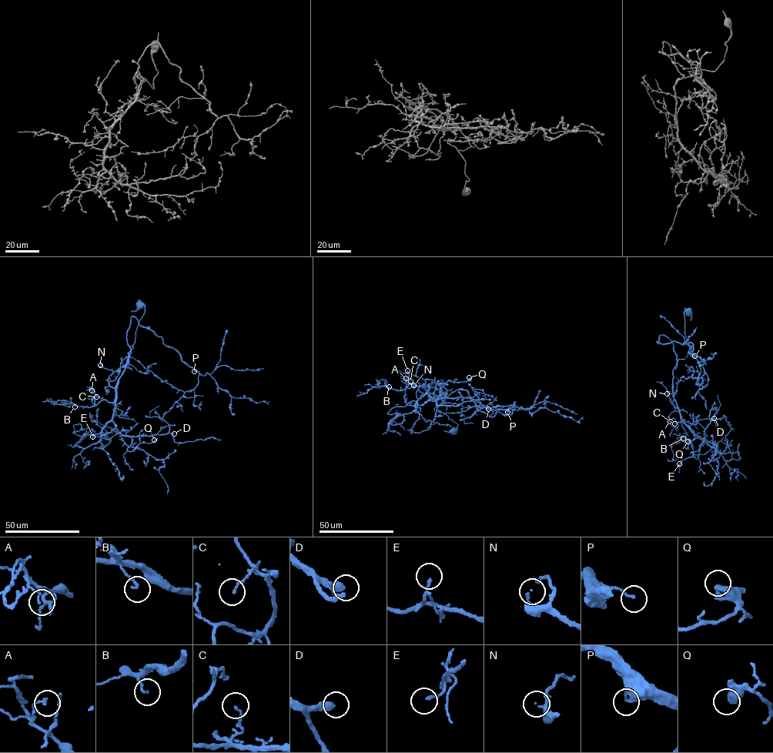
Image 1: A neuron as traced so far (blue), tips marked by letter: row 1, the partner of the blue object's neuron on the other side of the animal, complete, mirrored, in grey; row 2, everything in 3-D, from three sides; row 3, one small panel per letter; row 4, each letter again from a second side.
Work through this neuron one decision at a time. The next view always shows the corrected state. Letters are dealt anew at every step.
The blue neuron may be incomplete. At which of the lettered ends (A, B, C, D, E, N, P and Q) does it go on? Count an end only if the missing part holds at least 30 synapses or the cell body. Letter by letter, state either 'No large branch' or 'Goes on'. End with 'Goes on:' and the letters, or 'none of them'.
A: No large branch
B: No large branch
C: No large branch
D: Goes on
E: No large branch
N: Goes on
P: No large branch
Q: No large branch
Goes on: D, N

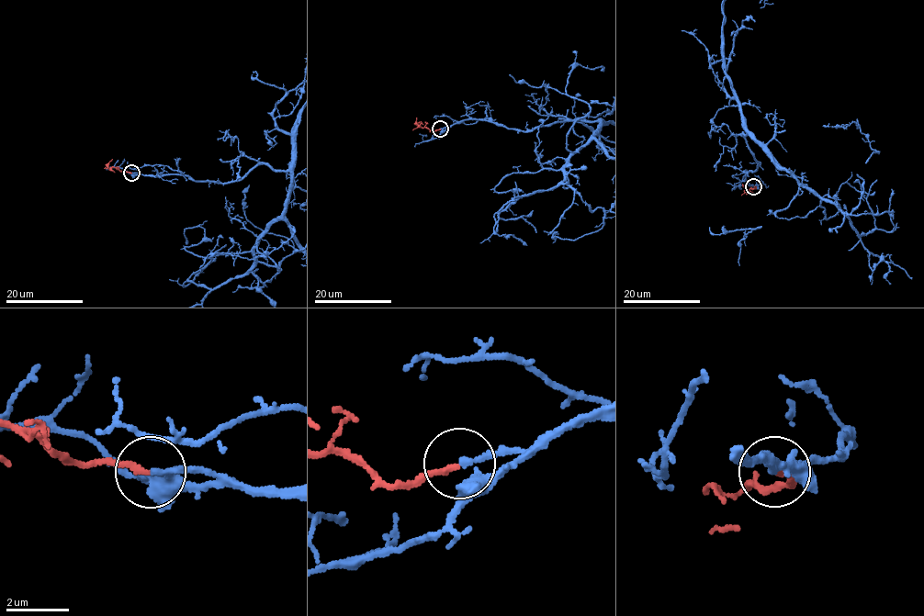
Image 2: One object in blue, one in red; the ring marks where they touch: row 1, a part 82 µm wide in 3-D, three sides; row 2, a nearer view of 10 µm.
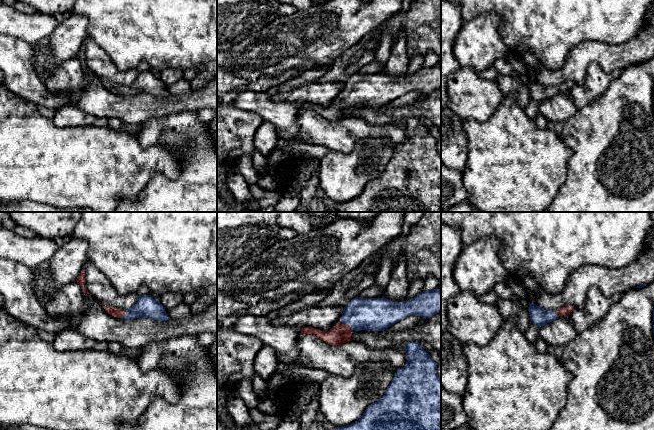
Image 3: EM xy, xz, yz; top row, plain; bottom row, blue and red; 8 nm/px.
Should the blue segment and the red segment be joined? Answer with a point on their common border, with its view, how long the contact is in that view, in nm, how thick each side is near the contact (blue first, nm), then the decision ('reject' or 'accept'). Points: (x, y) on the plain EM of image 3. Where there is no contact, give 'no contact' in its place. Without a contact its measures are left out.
contact xz (347, 100); length 130 nm; calibres 280 and 160 nm; accept

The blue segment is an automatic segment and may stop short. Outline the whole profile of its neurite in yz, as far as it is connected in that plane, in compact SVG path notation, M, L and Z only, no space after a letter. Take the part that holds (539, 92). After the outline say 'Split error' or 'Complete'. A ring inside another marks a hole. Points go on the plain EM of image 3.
M529 78L530 95L531 98L535 100L537 103L541 103L547 99L552 98L558 92L570 91L573 85L574 85L573 82L566 82L559 84L557 86L545 86L535 81L534 79Z. Split error

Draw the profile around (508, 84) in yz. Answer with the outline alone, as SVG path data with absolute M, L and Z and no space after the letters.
M500 74L495 79L495 82L498 84L504 96L514 95L522 109L524 109L532 99L527 74L517 77Z

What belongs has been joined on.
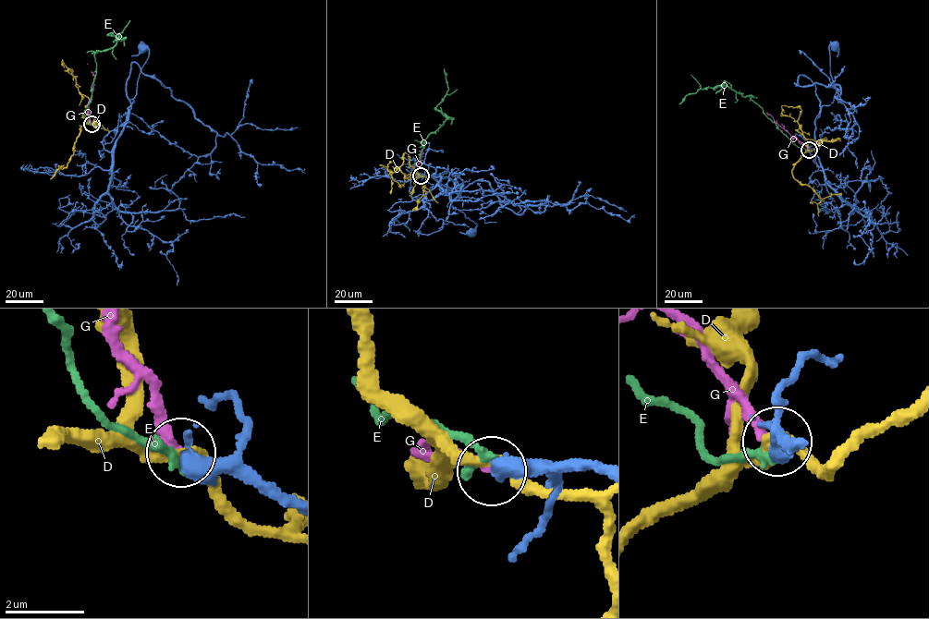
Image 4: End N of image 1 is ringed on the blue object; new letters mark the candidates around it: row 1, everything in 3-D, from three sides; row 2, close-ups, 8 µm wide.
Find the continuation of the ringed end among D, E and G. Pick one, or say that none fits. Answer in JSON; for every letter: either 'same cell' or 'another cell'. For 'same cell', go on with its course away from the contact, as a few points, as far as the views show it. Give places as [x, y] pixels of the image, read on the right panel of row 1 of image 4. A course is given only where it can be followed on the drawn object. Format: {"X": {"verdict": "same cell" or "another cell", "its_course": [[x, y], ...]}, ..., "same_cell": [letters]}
{"D": {"verdict": "another cell"}, "E": {"verdict": "another cell"}, "G": {"verdict": "same cell", "its_course": [[809, 150], [762, 107]]}, "same_cell": ["G"]}

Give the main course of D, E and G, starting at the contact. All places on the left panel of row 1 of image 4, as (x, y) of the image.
D: (92, 125), (87, 114), (89, 98), (81, 94), (71, 69), (62, 60), (64, 67)
E: (91, 125), (83, 115), (91, 101), (94, 54), (113, 47), (119, 40), (109, 33), (120, 35), (116, 41)
G: (91, 124), (88, 103), (94, 76), (88, 63)

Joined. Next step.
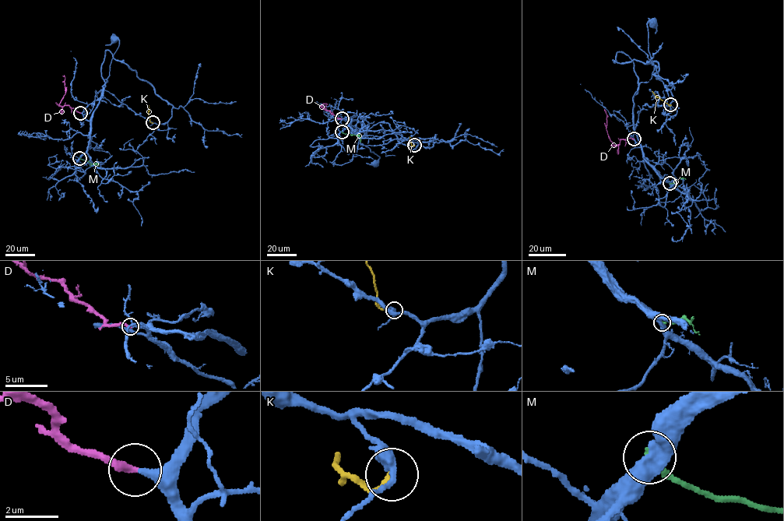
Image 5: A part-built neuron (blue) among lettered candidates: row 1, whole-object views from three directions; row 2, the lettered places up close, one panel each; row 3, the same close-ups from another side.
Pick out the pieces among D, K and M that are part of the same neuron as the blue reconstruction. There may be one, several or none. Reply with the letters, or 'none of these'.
D

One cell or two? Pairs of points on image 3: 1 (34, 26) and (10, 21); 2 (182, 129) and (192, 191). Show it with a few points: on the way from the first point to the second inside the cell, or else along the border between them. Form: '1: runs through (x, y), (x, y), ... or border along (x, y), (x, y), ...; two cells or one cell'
1: runs through (28, 26), (16, 24); one cell
2: runs through (192, 144), (192, 176); one cell

